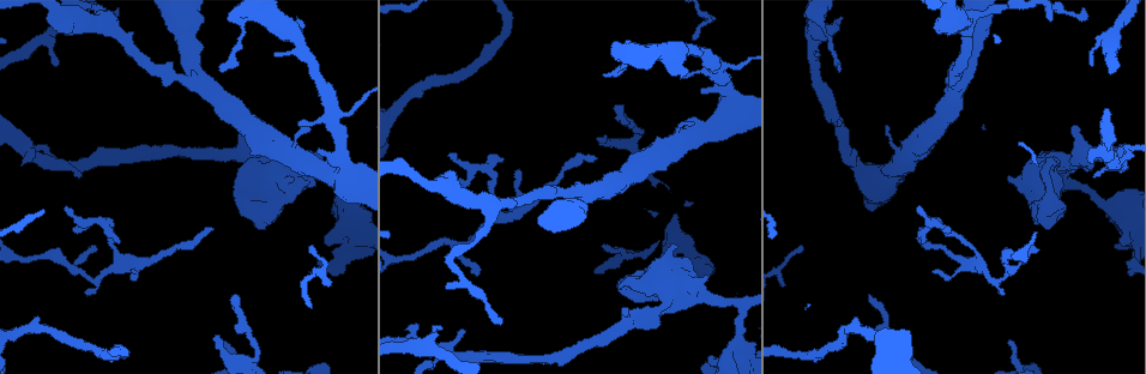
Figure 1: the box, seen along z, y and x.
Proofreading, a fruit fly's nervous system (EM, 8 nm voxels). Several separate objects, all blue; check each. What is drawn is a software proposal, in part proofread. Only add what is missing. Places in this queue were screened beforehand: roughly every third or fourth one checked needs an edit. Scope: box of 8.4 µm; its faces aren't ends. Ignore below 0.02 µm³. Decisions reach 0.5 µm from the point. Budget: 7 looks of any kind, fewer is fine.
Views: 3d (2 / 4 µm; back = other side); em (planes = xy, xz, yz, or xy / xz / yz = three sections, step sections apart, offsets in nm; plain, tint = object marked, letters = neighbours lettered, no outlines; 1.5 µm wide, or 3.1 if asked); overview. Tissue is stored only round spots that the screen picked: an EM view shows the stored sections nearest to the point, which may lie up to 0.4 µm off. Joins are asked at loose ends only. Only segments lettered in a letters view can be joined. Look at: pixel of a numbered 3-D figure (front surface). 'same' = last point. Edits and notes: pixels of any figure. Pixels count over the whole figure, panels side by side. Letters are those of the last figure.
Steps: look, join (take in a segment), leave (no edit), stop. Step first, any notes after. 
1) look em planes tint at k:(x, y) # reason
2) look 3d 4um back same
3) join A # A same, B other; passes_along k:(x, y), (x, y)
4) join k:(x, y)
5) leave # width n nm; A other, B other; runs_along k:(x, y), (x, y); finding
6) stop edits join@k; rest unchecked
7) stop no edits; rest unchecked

look em xy step 8 tint at 1:(404, 330) # free end

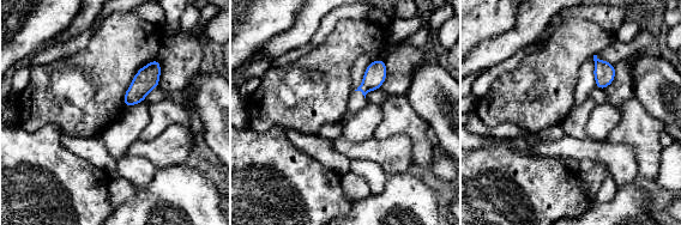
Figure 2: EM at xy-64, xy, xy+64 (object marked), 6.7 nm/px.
look em yz step 8 letters same

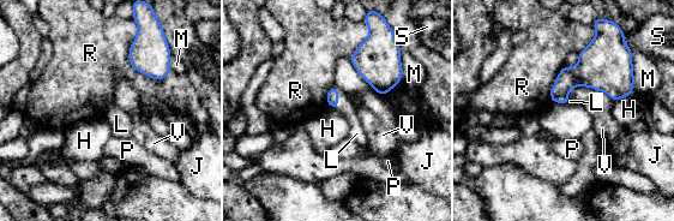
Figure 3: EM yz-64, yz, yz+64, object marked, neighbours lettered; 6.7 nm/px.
join L # H other, J other, L same, M other, P other, R other, S other, V other; the cell continues

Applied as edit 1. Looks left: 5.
look overview # redraw

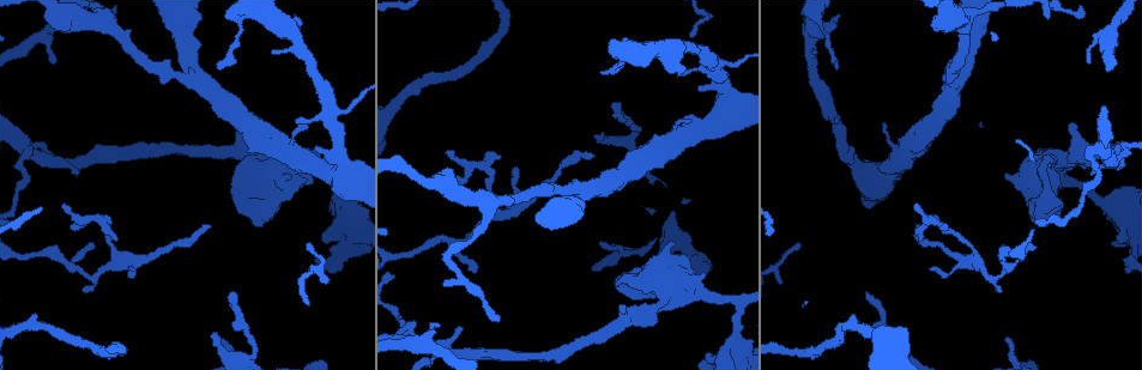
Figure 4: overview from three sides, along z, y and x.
look em xz step 4 letters at 4:(817, 51) # free end

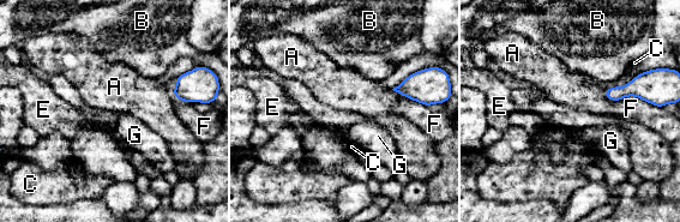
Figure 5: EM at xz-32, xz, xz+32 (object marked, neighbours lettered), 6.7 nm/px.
look em planes letters same

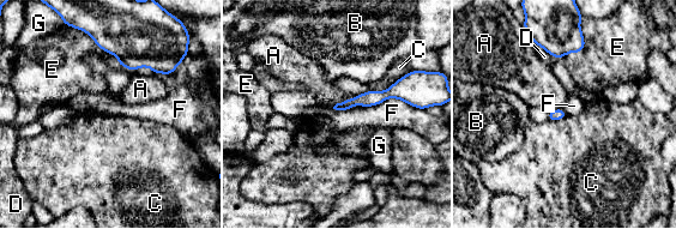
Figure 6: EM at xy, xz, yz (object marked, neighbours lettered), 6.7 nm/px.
leave # longest_contact F 360 nm; A other, B other, C other, D other, E other, F other, G other; none of them fits

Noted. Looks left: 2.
look em planes letters at 4:(698, 90) # branch stops here

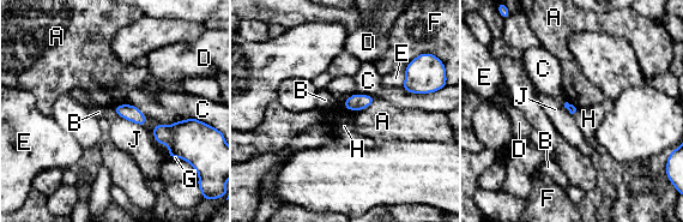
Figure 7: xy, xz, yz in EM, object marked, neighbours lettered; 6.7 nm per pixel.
leave # A other, B other, C other, D other, E other, F other, G other, H other, J other; border 7:(192, 116), (155, 125), (168, 156); no lettered segment goes on from it

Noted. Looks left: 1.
stop edits join@3; rest unchecked

